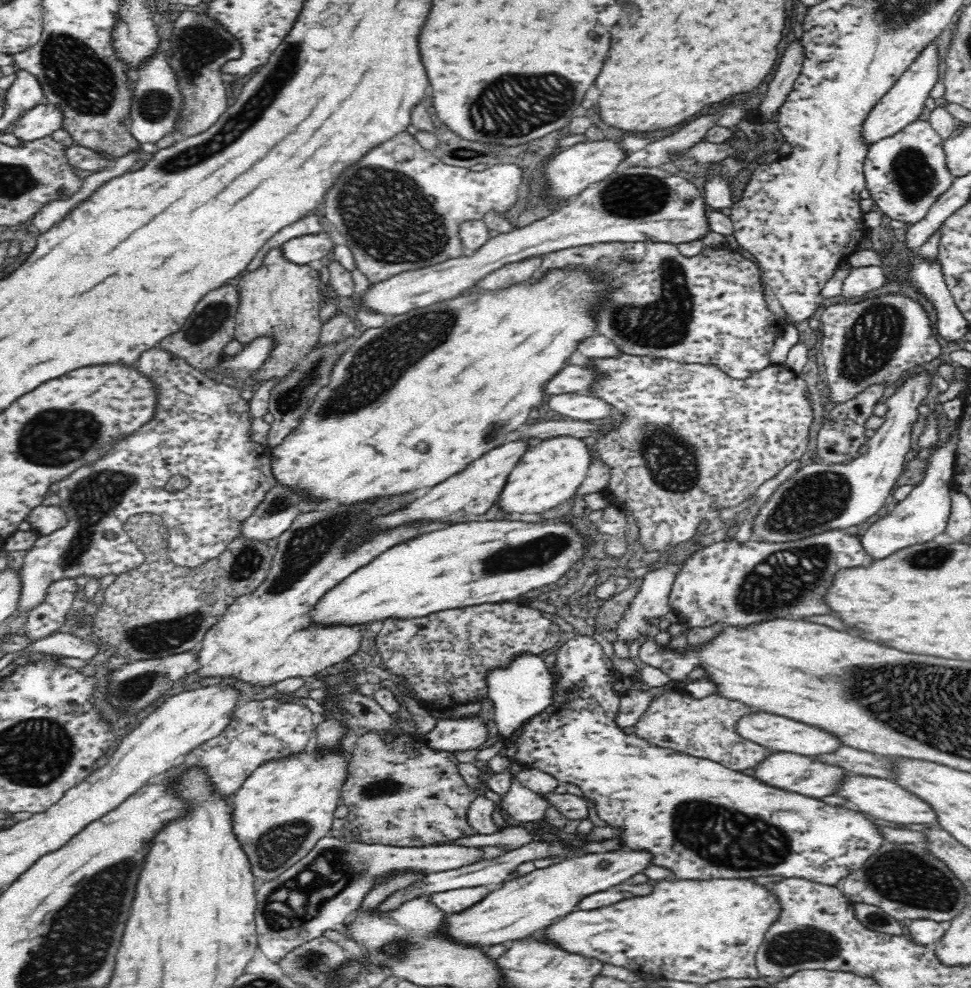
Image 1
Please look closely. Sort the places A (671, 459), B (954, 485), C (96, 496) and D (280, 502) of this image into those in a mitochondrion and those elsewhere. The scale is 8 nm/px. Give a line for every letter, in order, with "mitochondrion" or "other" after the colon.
A: mitochondrion
B: other
C: mitochondrion
D: mitochondrion

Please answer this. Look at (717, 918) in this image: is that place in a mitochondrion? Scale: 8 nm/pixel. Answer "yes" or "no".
no

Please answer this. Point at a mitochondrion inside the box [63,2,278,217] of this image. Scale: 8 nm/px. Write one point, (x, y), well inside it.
(199, 46)

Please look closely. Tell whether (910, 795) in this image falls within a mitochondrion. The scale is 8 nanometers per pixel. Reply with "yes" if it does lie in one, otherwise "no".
no

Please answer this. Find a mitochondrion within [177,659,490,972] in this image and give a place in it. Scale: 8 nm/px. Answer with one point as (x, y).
(298, 899)

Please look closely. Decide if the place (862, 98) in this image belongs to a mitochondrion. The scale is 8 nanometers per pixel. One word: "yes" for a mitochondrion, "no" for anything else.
no

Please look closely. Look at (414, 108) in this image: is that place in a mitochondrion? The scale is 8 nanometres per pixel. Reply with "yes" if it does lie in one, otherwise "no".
no

